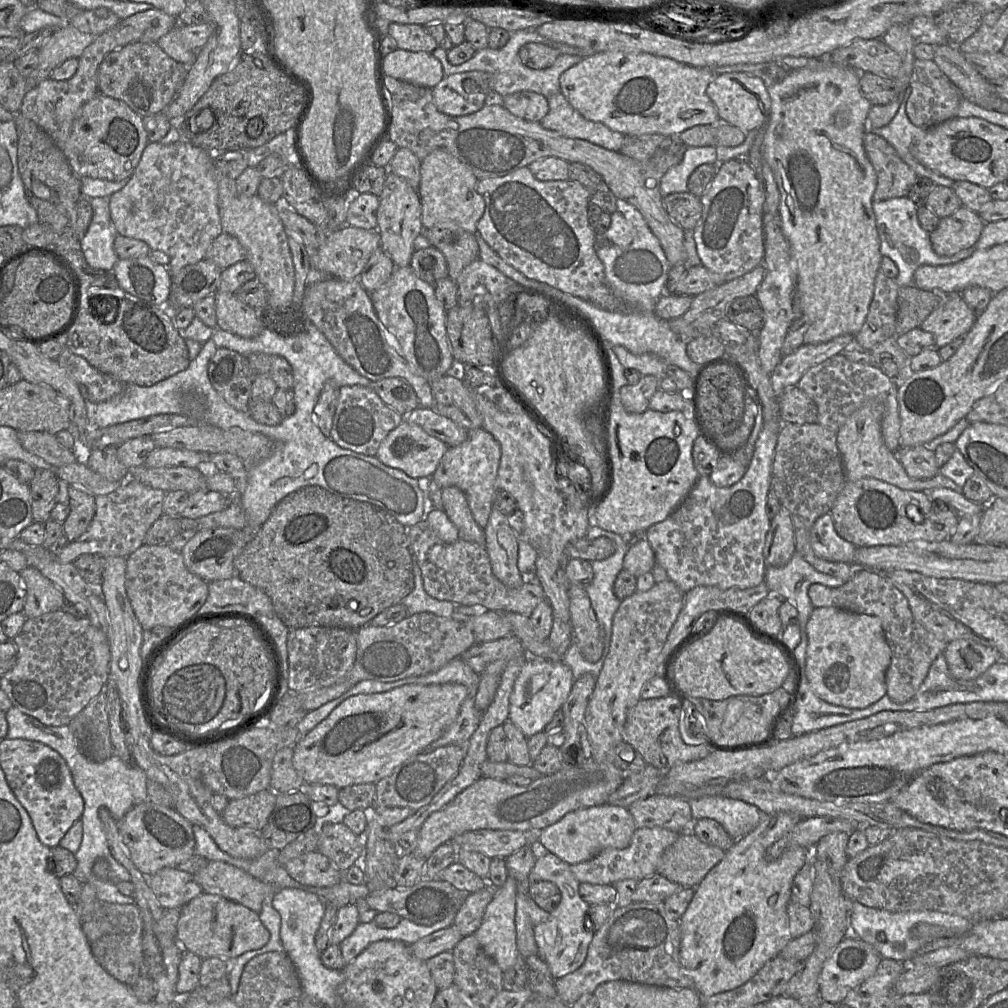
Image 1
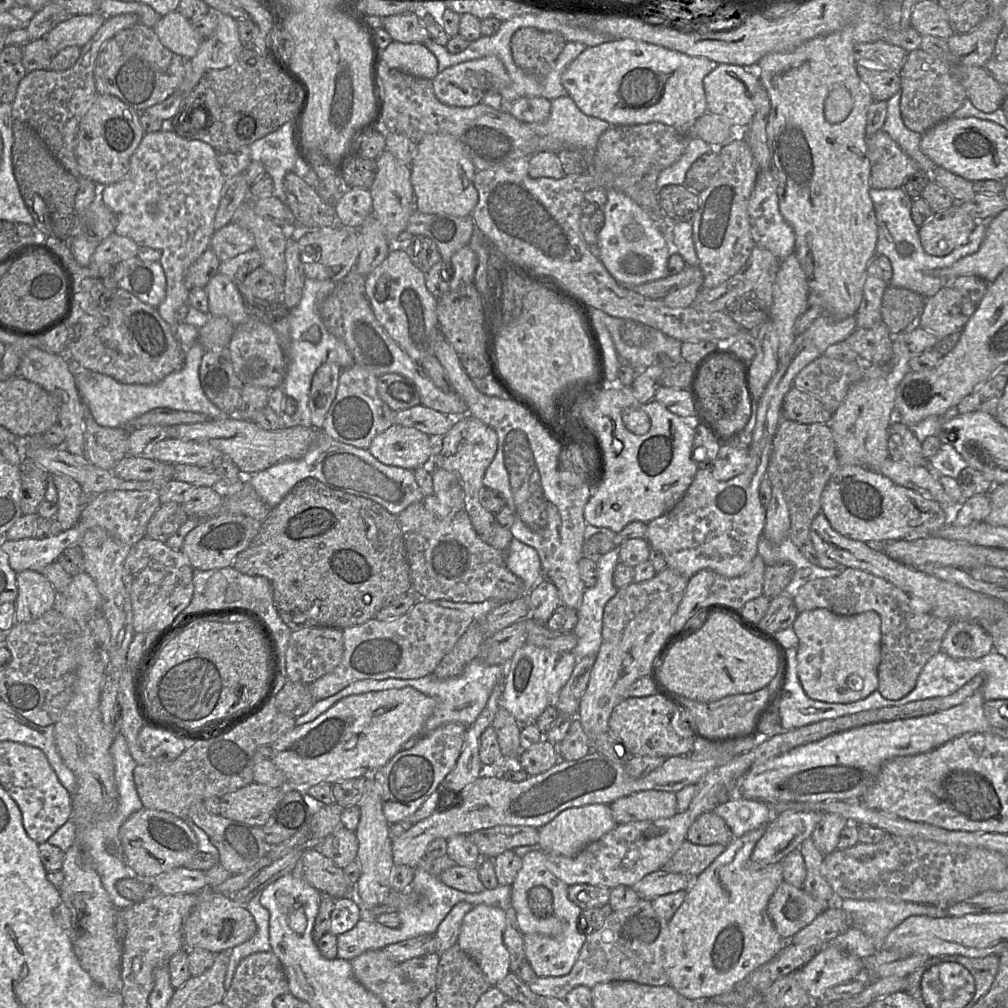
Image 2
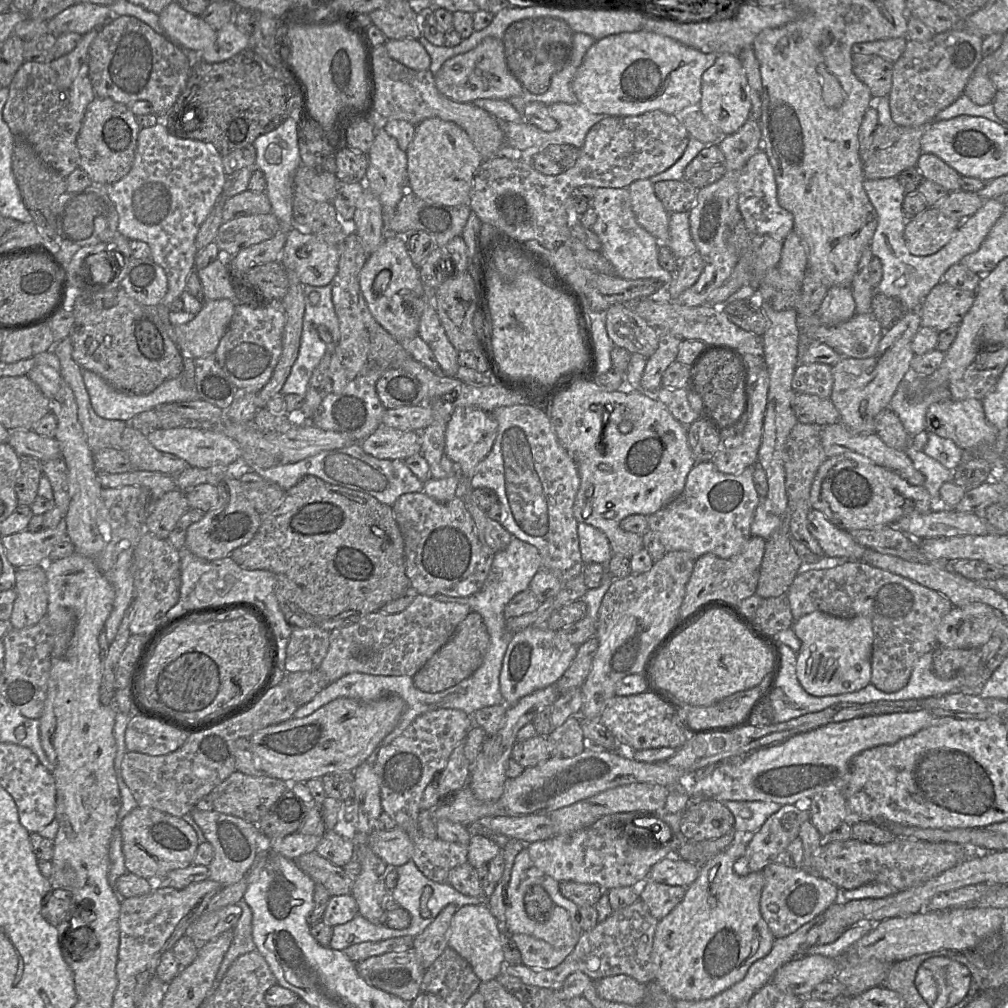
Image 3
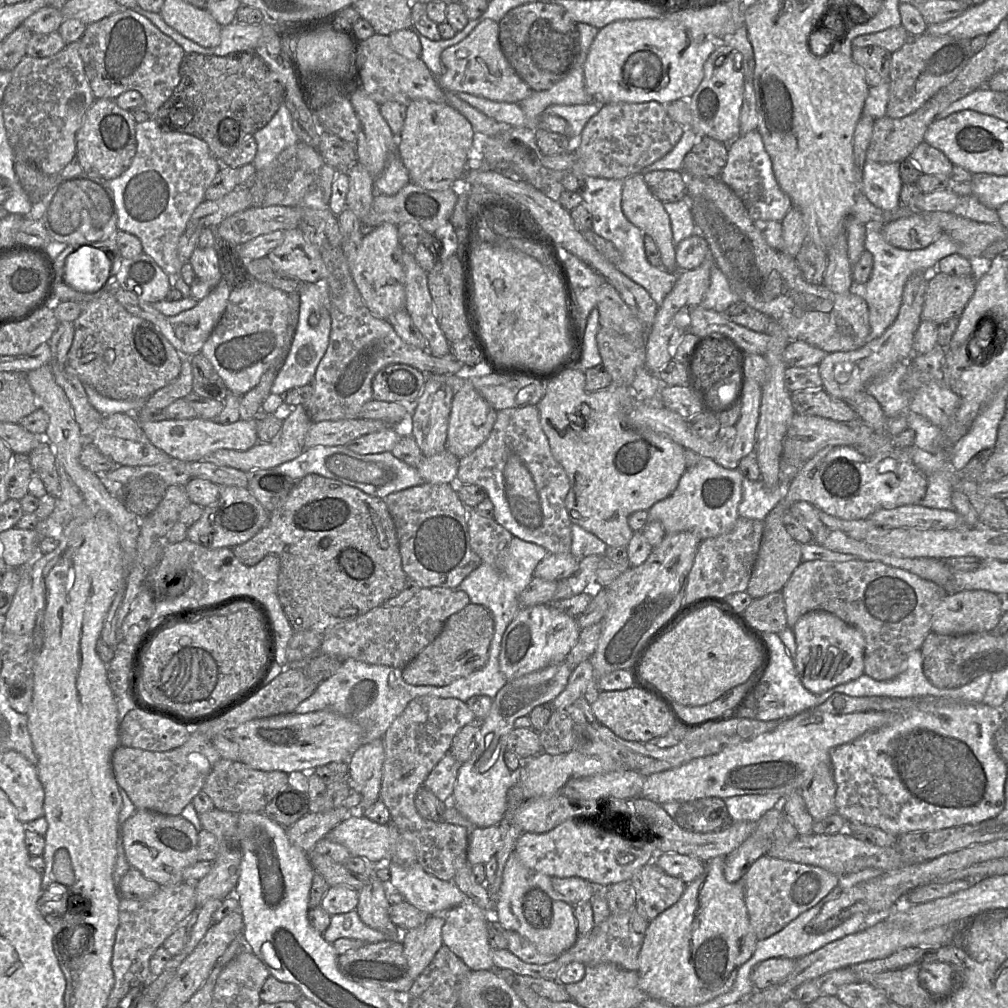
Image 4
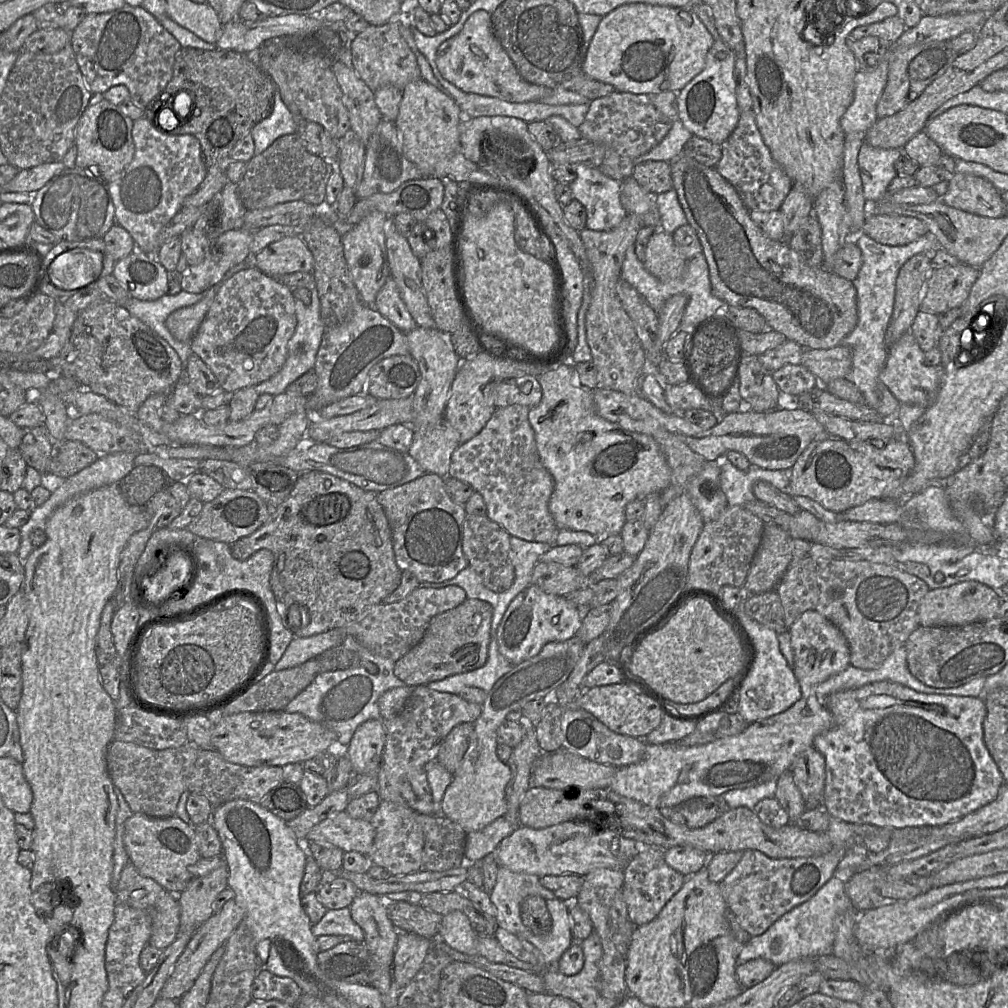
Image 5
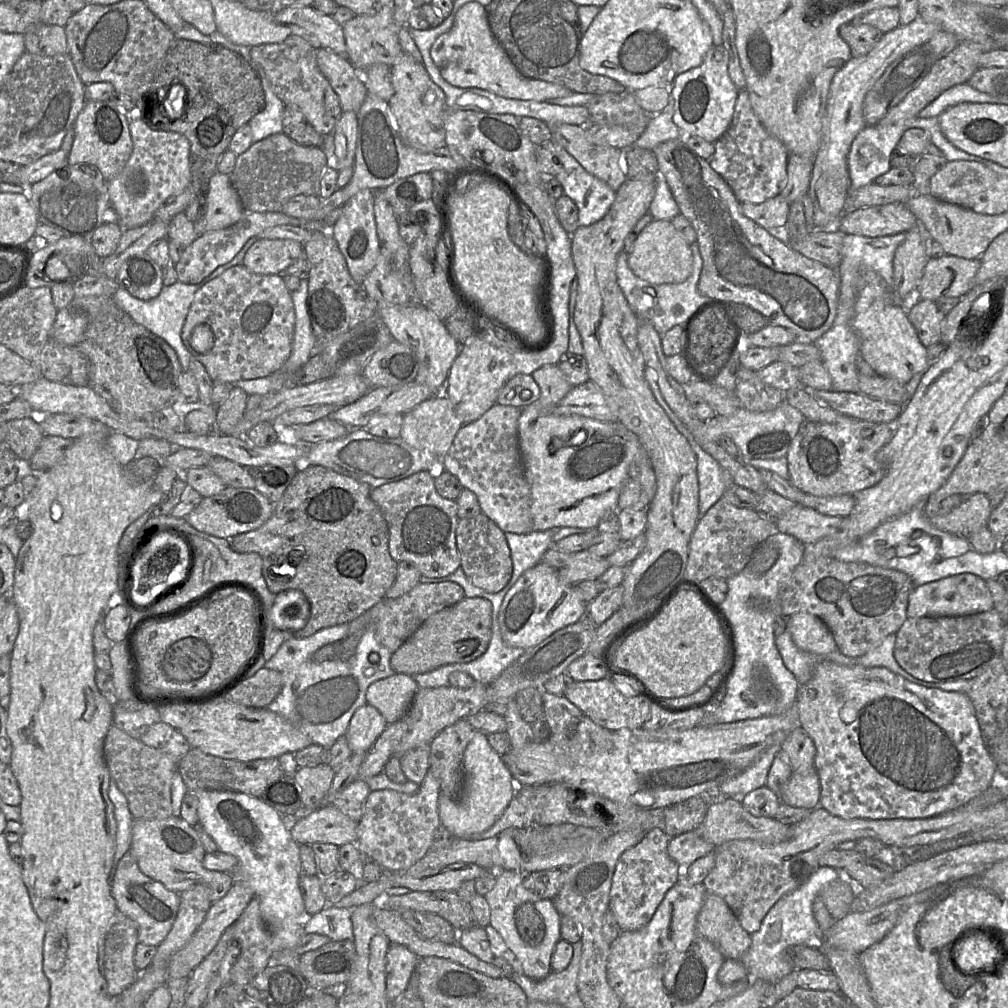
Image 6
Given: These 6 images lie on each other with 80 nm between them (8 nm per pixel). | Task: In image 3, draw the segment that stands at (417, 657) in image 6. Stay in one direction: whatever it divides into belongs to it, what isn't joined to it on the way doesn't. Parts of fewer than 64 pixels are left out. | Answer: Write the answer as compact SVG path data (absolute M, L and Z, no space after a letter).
M470 611L466 618L457 626L449 641L442 646L412 677L414 685L421 691L428 693L446 690L465 678L469 677L481 664L489 645L489 633L481 615Z

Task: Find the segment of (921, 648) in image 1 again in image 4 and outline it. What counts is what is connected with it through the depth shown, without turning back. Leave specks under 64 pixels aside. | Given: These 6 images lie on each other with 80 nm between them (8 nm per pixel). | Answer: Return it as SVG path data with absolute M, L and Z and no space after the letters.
M863 560L802 562L781 593L788 628L811 611L826 611L858 628L865 638L864 673L877 681L894 679L906 669L909 653L920 650L932 631L932 614L947 594L942 587L911 572Z

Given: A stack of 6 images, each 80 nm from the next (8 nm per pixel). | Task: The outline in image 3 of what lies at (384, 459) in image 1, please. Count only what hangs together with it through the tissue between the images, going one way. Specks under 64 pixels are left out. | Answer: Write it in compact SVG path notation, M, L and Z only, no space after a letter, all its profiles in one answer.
M380 425L370 436L359 443L362 450L378 459L404 461L421 453L418 431L402 431Z

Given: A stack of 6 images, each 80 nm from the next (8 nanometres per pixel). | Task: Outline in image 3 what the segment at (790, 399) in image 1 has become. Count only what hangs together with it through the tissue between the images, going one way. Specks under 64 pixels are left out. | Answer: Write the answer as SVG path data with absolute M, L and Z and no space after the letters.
M794 392L792 408L798 422L826 426L838 423L840 414L831 399Z

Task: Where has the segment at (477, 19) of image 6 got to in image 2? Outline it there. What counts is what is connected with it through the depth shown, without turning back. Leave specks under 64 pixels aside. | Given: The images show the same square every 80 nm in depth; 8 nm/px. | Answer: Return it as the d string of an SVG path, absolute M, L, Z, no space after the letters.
M492 55L465 61L439 72L433 79L433 89L437 99L449 106L471 107L482 102L489 94L499 93L510 85L511 79L502 61Z

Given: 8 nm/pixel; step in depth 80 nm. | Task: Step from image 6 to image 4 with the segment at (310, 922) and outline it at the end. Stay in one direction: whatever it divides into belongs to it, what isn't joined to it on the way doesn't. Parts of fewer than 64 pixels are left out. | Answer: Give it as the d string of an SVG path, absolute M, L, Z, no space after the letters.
M355 910L332 915L322 937L330 944L340 938L360 940L364 943L377 943L387 939L382 932L364 924Z

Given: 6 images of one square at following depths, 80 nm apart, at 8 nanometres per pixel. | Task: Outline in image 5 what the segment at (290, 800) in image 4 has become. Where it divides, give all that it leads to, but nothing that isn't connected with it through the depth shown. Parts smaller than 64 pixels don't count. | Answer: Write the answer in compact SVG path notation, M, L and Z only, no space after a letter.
M285 780L271 789L260 804L285 822L294 819L309 808L299 785Z

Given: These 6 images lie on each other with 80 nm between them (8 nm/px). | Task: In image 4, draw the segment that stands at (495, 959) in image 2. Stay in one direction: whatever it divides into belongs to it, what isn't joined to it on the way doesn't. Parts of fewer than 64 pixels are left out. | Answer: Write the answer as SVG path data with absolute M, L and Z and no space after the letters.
M468 902L445 912L442 941L472 971L493 970L492 947L489 943L490 913Z

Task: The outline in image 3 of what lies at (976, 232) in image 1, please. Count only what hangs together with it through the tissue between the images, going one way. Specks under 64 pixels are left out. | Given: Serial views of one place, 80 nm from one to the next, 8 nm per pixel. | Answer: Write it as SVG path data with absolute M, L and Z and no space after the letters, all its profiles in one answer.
M927 207L907 219L904 229L906 246L915 256L932 255L950 241L962 222L945 216L936 208Z

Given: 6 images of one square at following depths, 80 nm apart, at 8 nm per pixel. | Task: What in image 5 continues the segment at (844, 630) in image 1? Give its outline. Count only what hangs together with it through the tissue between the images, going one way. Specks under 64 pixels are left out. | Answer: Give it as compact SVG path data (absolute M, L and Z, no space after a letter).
M802 613L788 629L794 653L793 672L802 691L814 690L830 677L844 671L850 663L850 649L843 633L820 613Z

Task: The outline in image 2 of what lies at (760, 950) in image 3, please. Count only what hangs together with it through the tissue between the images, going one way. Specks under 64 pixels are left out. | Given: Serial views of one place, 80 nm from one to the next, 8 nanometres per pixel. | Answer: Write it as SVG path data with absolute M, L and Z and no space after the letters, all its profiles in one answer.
M766 825L734 838L726 849L696 878L689 880L689 889L682 905L668 920L669 934L664 943L664 969L669 986L688 1000L711 998L729 991L755 969L769 962L783 949L782 938L768 914L768 903L776 888L784 881L782 863L751 870L746 863L763 836Z

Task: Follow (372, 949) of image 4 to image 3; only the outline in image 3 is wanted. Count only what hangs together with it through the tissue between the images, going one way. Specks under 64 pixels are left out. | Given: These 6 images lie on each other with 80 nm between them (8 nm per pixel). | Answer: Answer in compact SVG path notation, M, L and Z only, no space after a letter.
M413 949L369 957L355 963L361 978L369 985L412 1002L421 994L425 973Z

